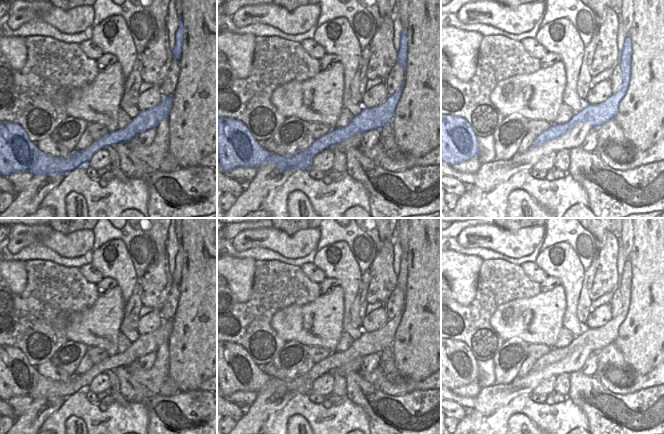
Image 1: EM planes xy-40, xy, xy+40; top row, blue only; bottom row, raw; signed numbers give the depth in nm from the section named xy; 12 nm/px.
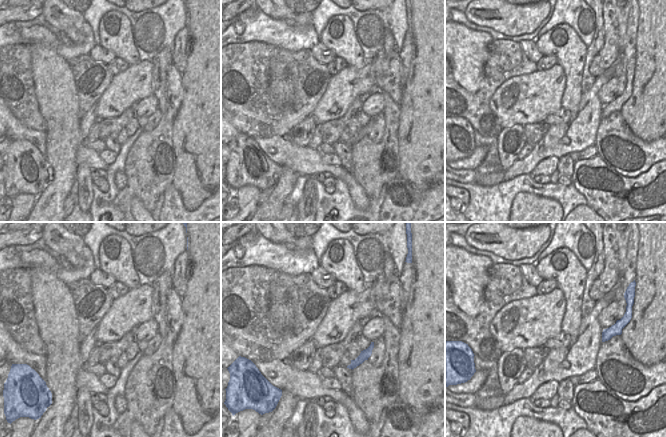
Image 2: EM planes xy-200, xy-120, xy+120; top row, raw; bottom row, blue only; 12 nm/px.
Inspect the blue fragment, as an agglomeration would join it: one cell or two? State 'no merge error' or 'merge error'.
merge error

